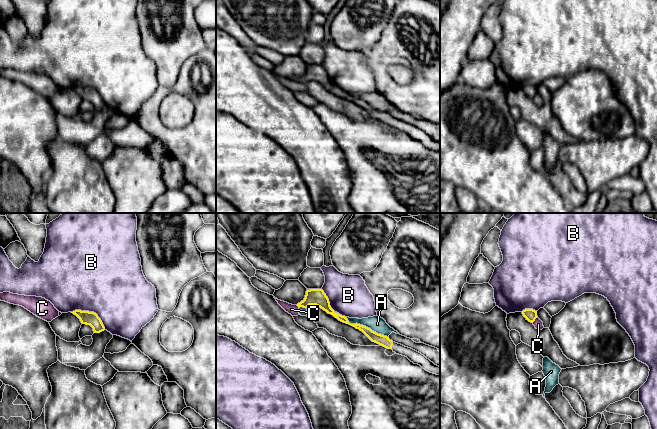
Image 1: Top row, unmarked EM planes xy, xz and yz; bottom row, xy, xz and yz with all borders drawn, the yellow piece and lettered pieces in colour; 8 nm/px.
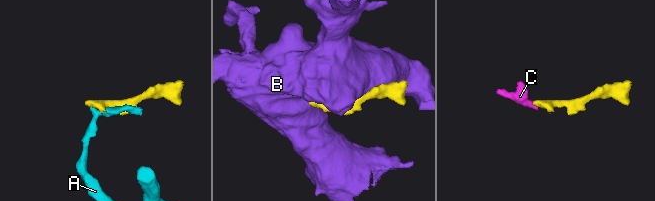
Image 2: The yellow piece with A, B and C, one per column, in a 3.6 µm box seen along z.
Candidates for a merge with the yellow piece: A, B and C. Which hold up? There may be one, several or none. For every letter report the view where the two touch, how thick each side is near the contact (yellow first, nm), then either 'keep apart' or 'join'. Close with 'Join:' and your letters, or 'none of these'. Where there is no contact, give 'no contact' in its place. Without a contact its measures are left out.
A: contact in xz; calibres 90 and 130 nm; keep apart
B: contact in xy; calibres 110 and 480 nm; keep apart
C: contact in yz; calibres 90 and 70 nm; keep apart
Join: none of these

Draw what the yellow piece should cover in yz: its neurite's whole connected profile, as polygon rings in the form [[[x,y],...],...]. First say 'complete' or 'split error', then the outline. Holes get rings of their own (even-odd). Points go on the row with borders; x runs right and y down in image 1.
complete; [[[525,309],[522,311],[523,316],[528,320],[529,322],[533,323],[537,316],[537,311],[533,309]]]

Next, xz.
complete; [[[310,289],[310,290],[307,290],[304,300],[297,304],[297,306],[299,308],[300,307],[307,308],[309,305],[316,305],[316,306],[320,307],[321,309],[326,311],[328,314],[333,315],[339,321],[341,321],[343,323],[346,323],[346,324],[349,324],[349,325],[355,327],[356,329],[359,329],[360,331],[362,331],[372,342],[375,342],[375,343],[377,343],[377,344],[379,344],[379,345],[381,345],[381,346],[383,346],[383,347],[385,347],[387,349],[392,349],[393,341],[390,340],[389,337],[381,335],[381,334],[378,334],[378,333],[372,331],[370,328],[368,328],[366,326],[363,326],[363,325],[360,325],[360,324],[357,324],[357,323],[356,324],[350,324],[348,319],[347,319],[347,317],[335,313],[334,310],[330,306],[330,302],[329,302],[328,297],[326,296],[326,294],[324,293],[324,291],[322,289]]]

